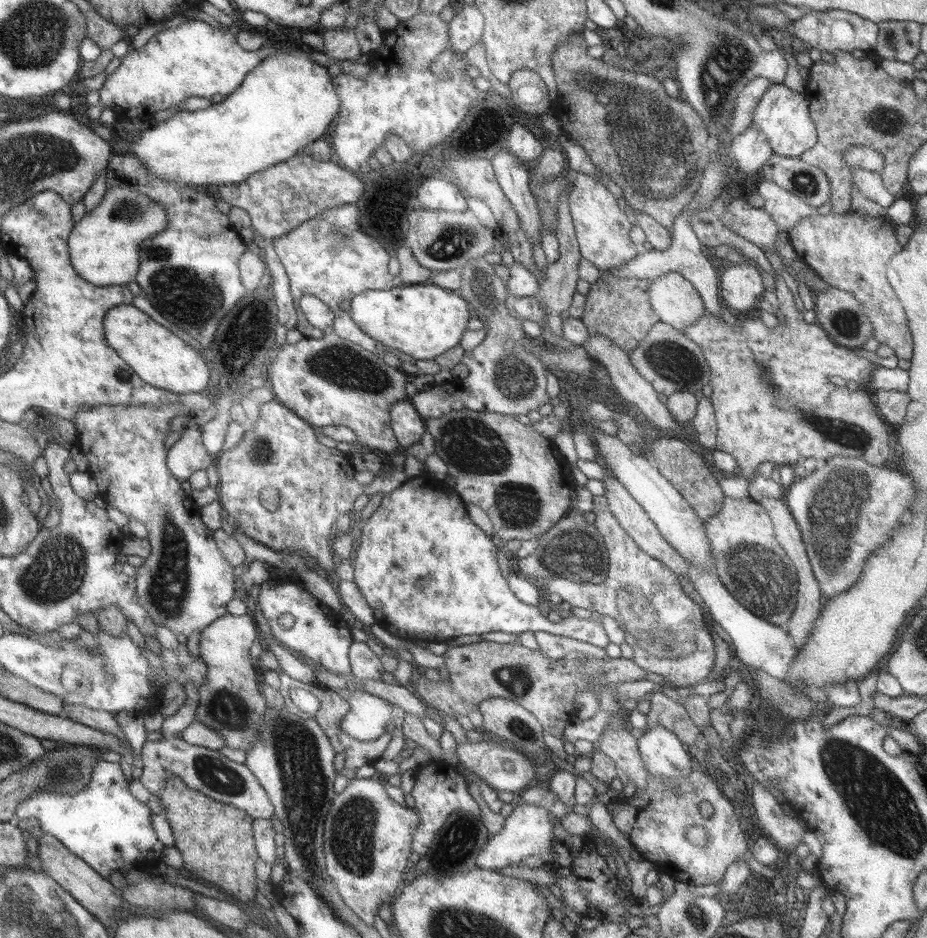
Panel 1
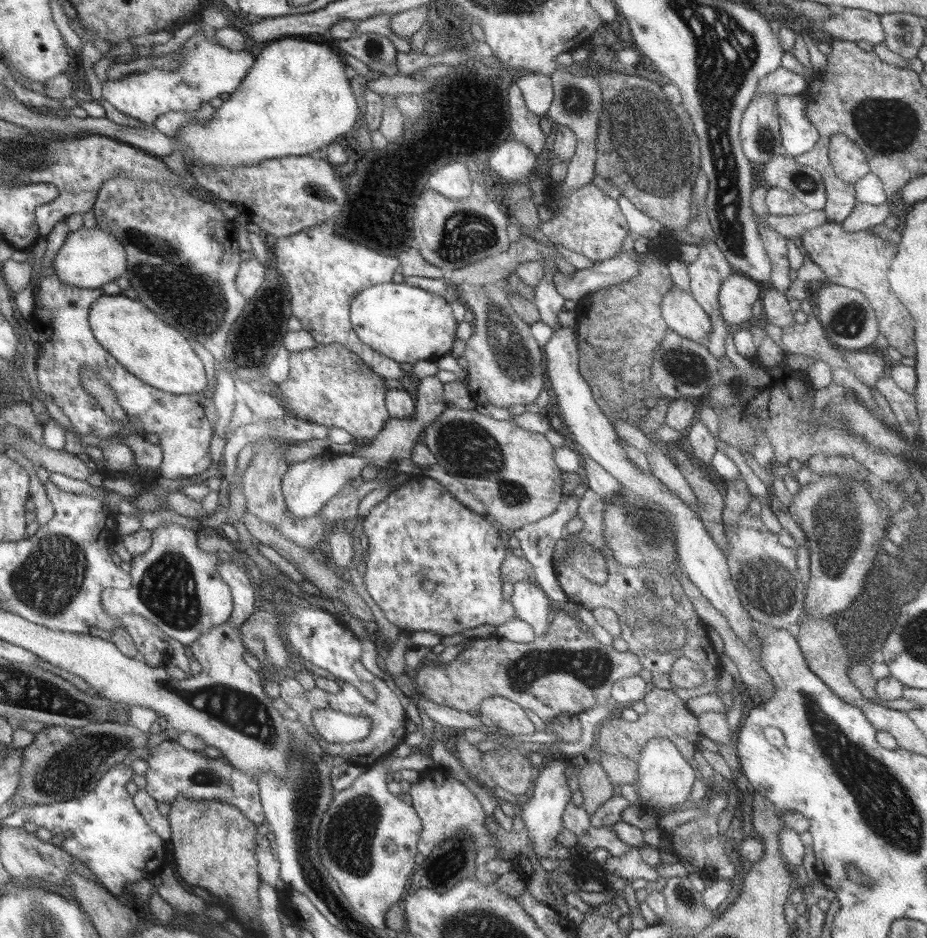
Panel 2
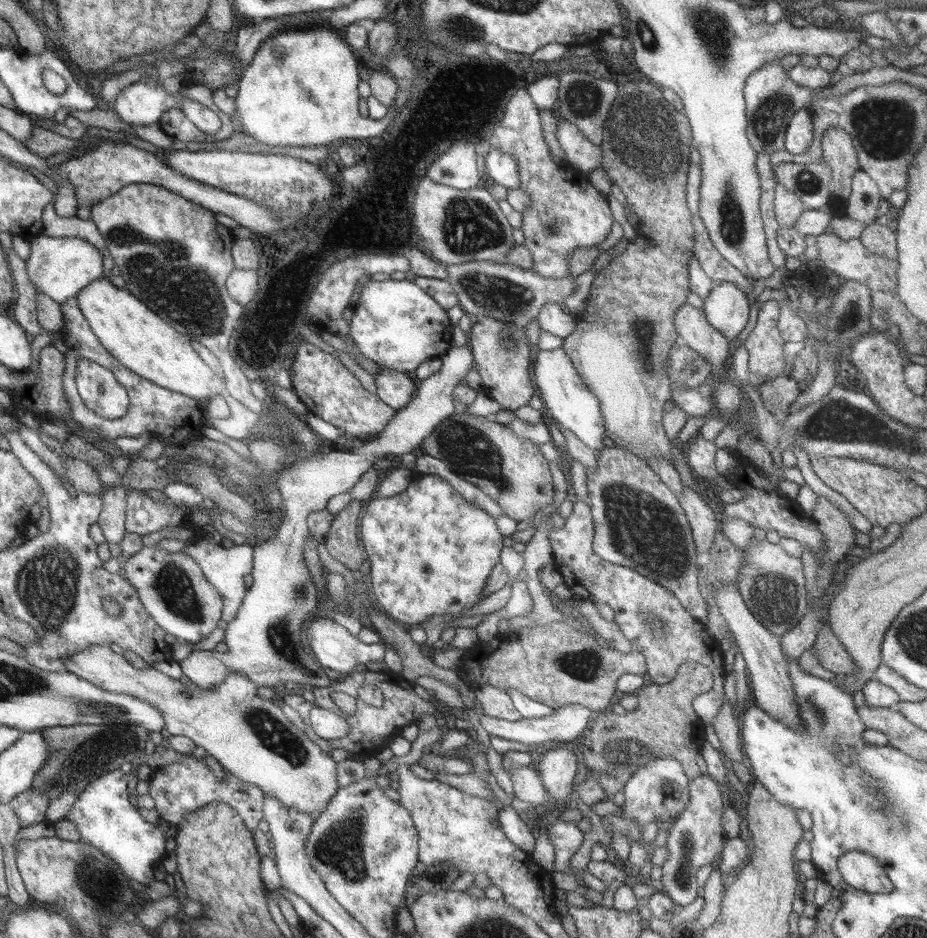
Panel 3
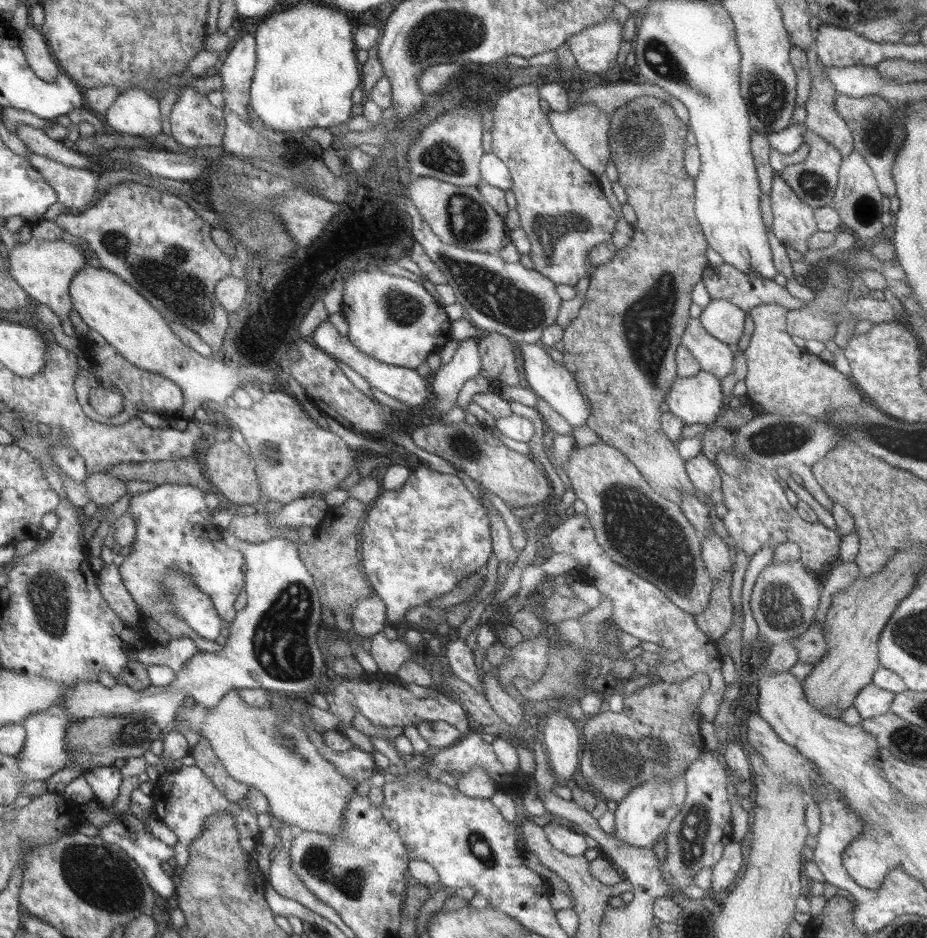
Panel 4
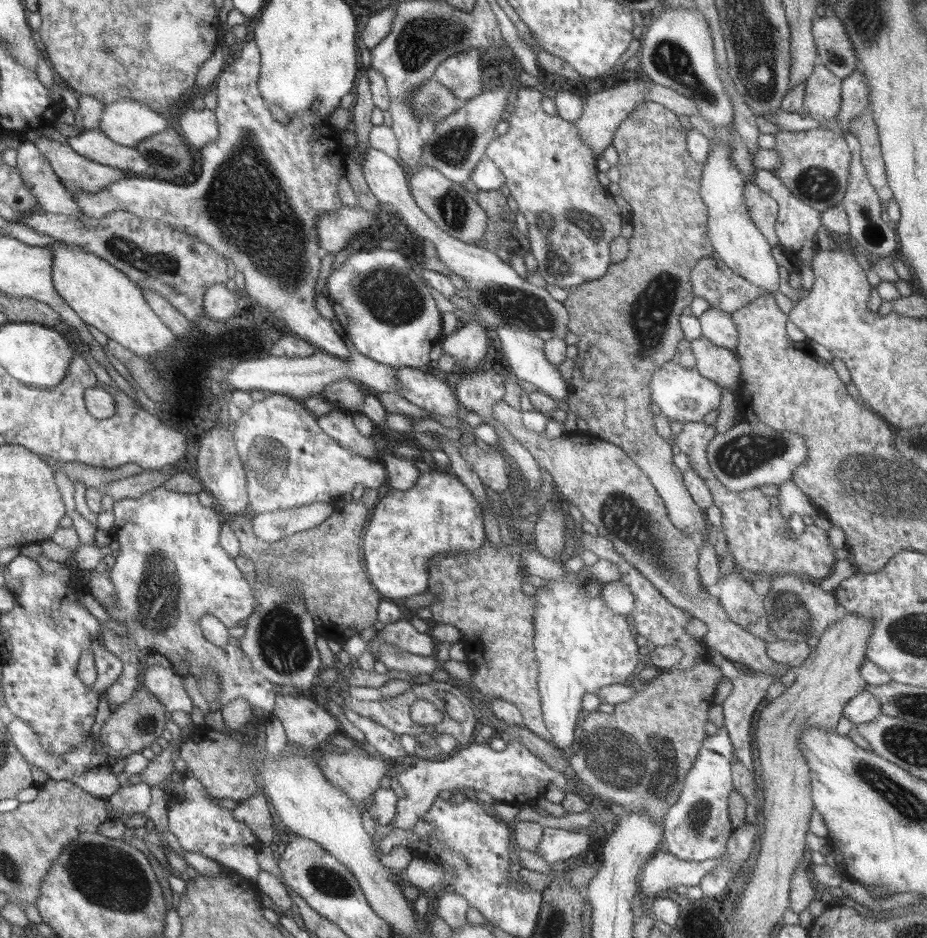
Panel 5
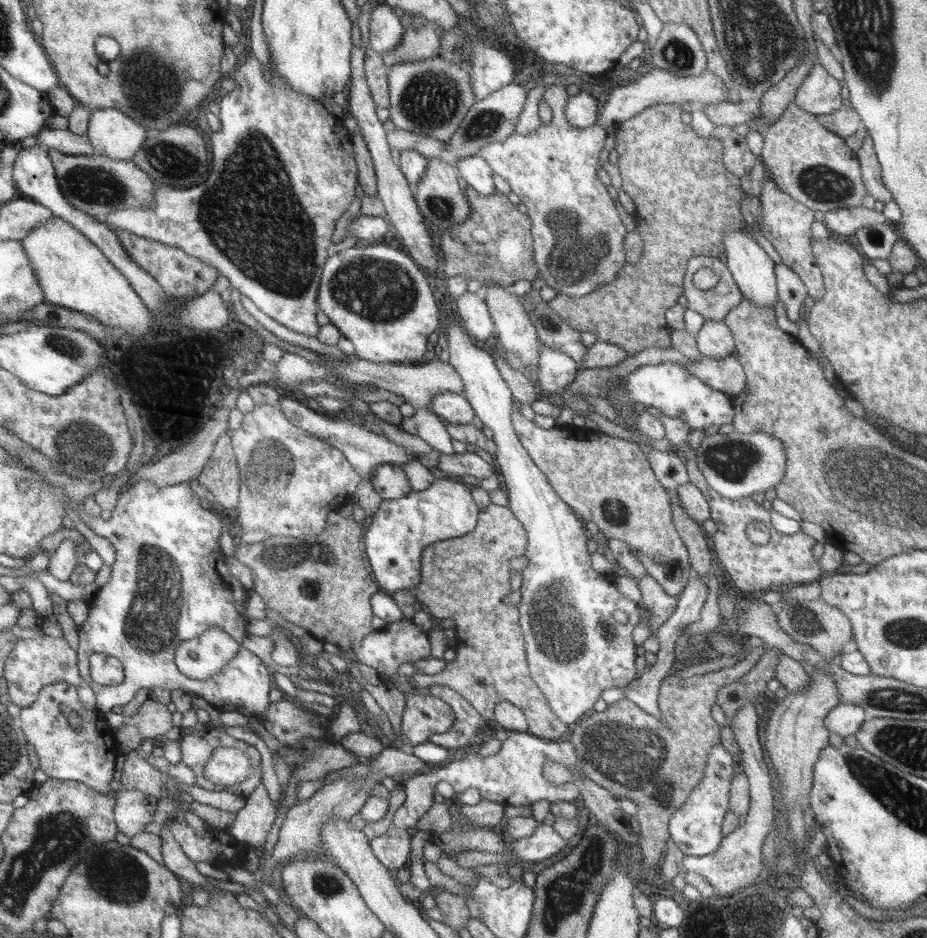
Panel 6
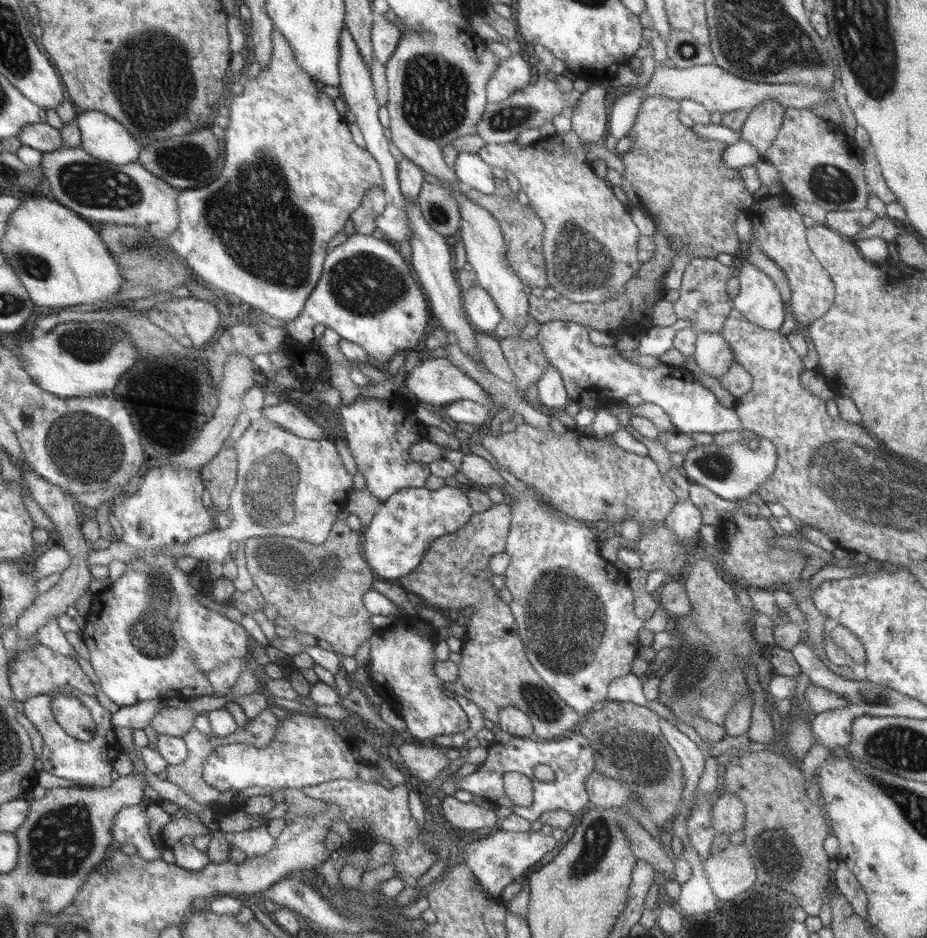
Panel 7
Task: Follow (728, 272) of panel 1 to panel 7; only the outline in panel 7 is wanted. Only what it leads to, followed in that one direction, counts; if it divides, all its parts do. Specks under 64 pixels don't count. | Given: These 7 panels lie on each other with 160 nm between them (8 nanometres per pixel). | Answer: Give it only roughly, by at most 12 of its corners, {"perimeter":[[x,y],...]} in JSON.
{"perimeter":[[697,332],[694,360],[720,378],[734,362],[720,332]]}

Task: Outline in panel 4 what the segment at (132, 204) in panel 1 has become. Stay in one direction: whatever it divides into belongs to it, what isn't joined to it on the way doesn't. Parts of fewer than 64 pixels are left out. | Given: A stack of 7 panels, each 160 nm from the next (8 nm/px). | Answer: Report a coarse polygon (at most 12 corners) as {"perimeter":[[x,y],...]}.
{"perimeter":[[62,239],[8,250],[9,275],[75,337],[69,288],[88,265]]}

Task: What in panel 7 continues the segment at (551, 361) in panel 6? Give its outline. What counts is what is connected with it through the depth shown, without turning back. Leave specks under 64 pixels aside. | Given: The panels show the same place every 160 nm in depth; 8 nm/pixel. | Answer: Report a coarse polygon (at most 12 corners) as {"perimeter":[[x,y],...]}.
{"perimeter":[[550,364],[537,382],[539,405],[562,411],[570,403]]}

